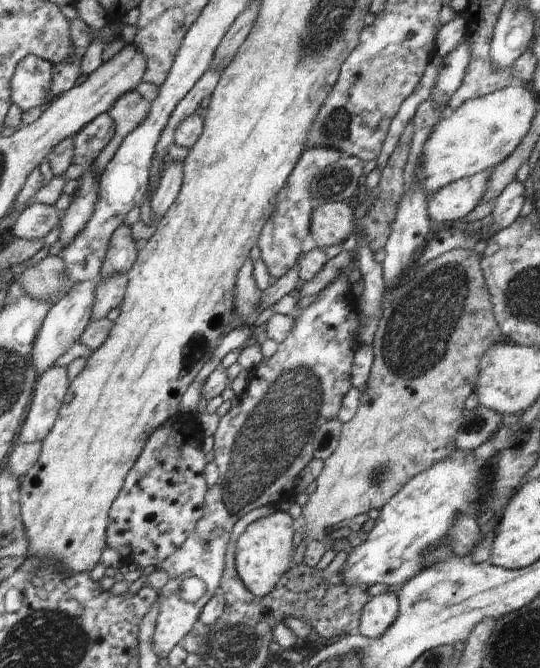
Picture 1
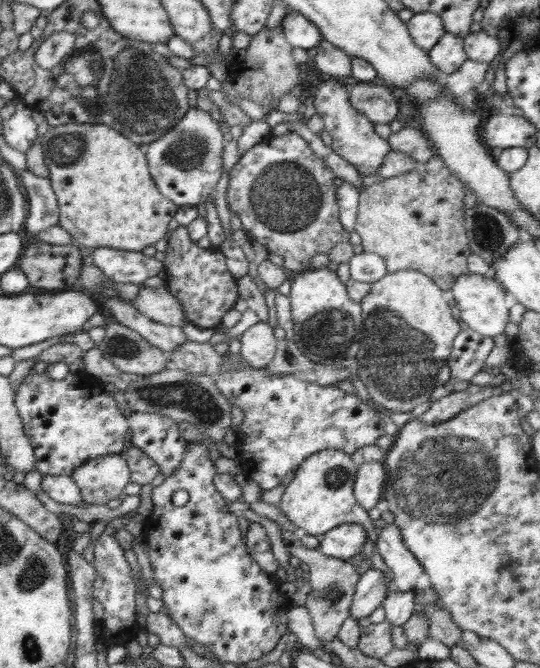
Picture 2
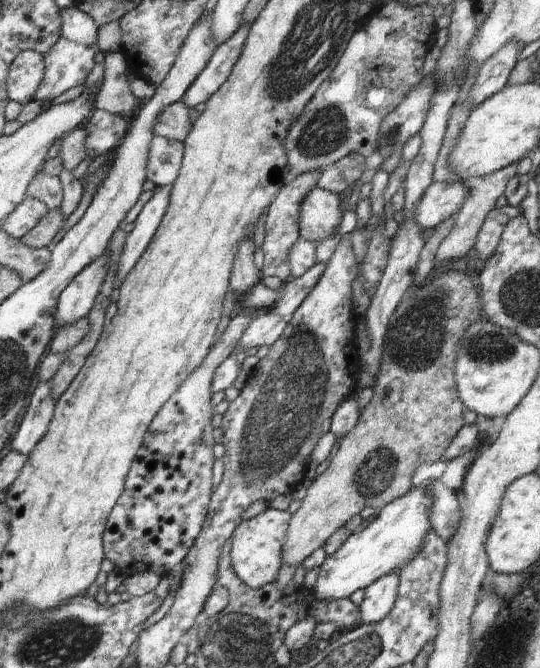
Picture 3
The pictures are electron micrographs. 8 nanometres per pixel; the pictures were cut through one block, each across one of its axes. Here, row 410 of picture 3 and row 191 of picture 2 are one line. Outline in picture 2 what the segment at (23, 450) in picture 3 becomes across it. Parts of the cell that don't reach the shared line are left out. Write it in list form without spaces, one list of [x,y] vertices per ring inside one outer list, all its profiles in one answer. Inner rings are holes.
[[[27,170],[17,174],[20,176],[21,187],[26,194],[29,207],[23,226],[32,234],[56,226],[60,208],[49,180],[35,176]]]

